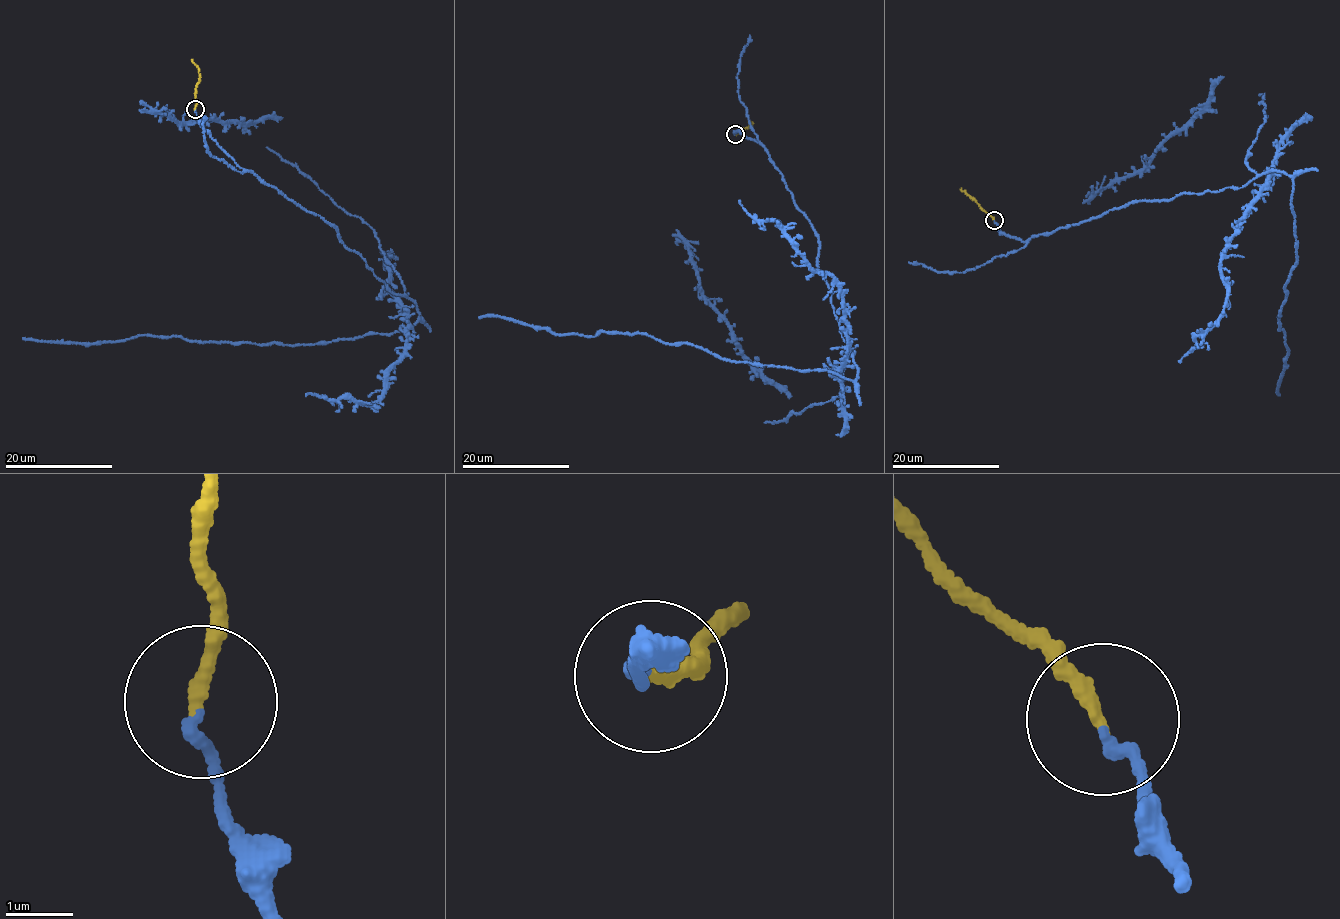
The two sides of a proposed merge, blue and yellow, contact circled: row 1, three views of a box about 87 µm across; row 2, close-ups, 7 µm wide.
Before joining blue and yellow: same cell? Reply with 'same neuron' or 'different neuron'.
same neuron

